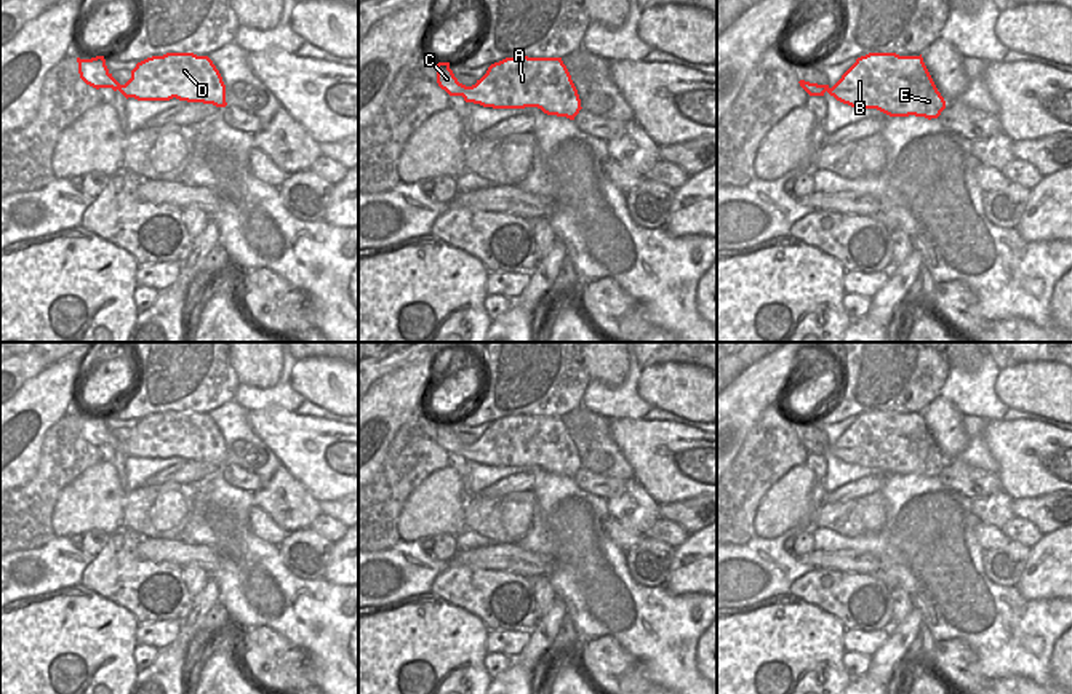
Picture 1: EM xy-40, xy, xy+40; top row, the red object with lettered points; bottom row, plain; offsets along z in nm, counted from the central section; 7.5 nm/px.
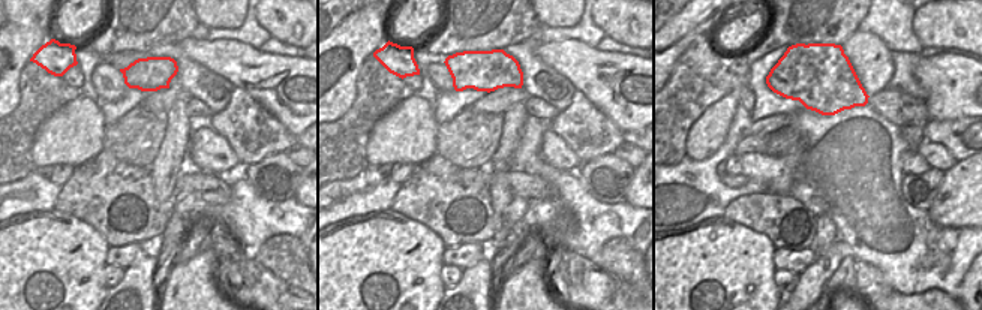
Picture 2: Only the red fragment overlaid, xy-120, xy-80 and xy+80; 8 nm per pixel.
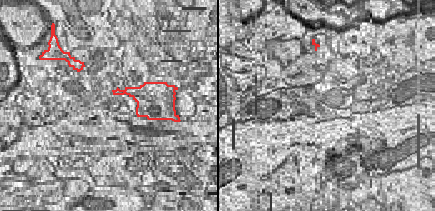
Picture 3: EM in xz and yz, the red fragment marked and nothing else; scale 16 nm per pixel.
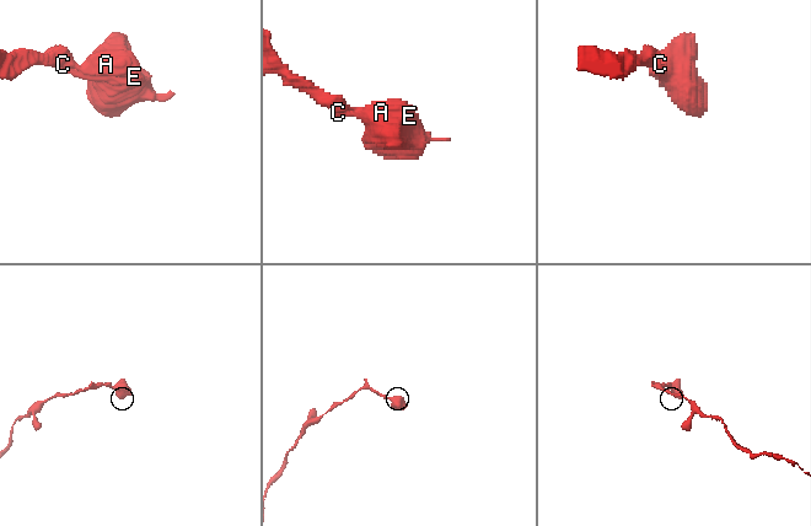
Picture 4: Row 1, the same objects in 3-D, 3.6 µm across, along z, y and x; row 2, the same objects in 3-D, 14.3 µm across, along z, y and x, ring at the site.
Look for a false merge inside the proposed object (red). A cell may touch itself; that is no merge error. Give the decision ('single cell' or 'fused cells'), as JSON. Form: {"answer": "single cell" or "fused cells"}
{"answer": "single cell"}

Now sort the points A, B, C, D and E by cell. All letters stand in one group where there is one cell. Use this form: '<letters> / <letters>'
A B C D E

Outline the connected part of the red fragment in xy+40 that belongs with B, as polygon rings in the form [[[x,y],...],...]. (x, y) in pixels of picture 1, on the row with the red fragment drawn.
[[[869,53],[858,58],[832,88],[805,80],[798,83],[810,96],[824,96],[827,91],[843,104],[877,109],[890,117],[931,120],[946,109],[922,54]]]

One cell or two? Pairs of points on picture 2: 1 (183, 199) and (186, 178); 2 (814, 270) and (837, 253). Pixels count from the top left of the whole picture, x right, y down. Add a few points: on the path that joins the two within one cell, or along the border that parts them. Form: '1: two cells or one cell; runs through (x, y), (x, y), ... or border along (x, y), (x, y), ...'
1: two cells; border along (179, 189), (194, 192), (201, 199)
2: one cell; runs through (820, 267), (831, 258)

